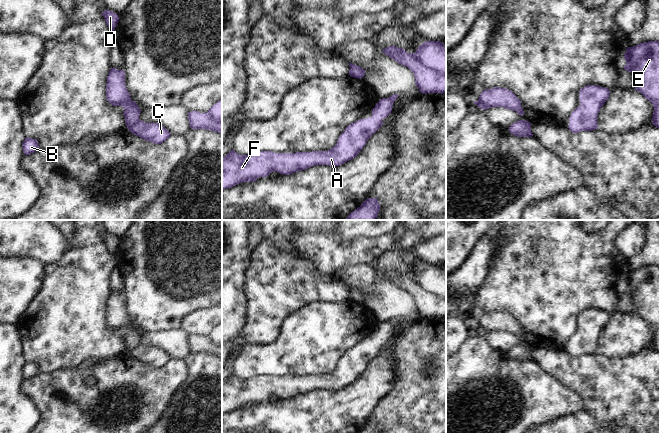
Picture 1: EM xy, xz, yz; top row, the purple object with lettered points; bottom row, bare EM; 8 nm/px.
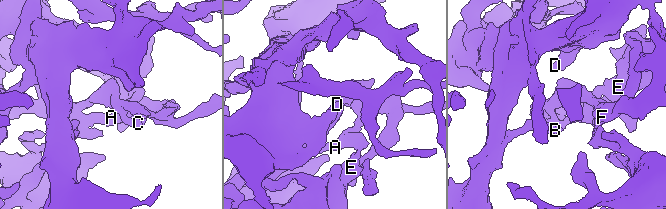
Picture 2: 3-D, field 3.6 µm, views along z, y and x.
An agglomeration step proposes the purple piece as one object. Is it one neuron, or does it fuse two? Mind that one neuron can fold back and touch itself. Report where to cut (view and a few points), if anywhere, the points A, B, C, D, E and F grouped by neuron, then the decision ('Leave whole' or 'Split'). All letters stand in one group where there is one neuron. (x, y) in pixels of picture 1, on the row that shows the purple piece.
Split along xy (138, 119), (128, 128). Groups: A C F / B D E. Split.

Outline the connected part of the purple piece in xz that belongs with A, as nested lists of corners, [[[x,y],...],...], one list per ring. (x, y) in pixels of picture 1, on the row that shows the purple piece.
[[[398,94],[389,98],[382,98],[372,109],[372,116],[359,119],[348,125],[339,136],[336,145],[328,151],[296,152],[296,153],[274,153],[262,151],[249,155],[240,155],[231,150],[222,159],[222,190],[231,188],[247,179],[266,177],[276,171],[283,175],[290,175],[298,171],[308,169],[316,165],[339,166],[356,157],[366,145],[367,140],[383,125],[383,119],[392,111],[392,106]]]

